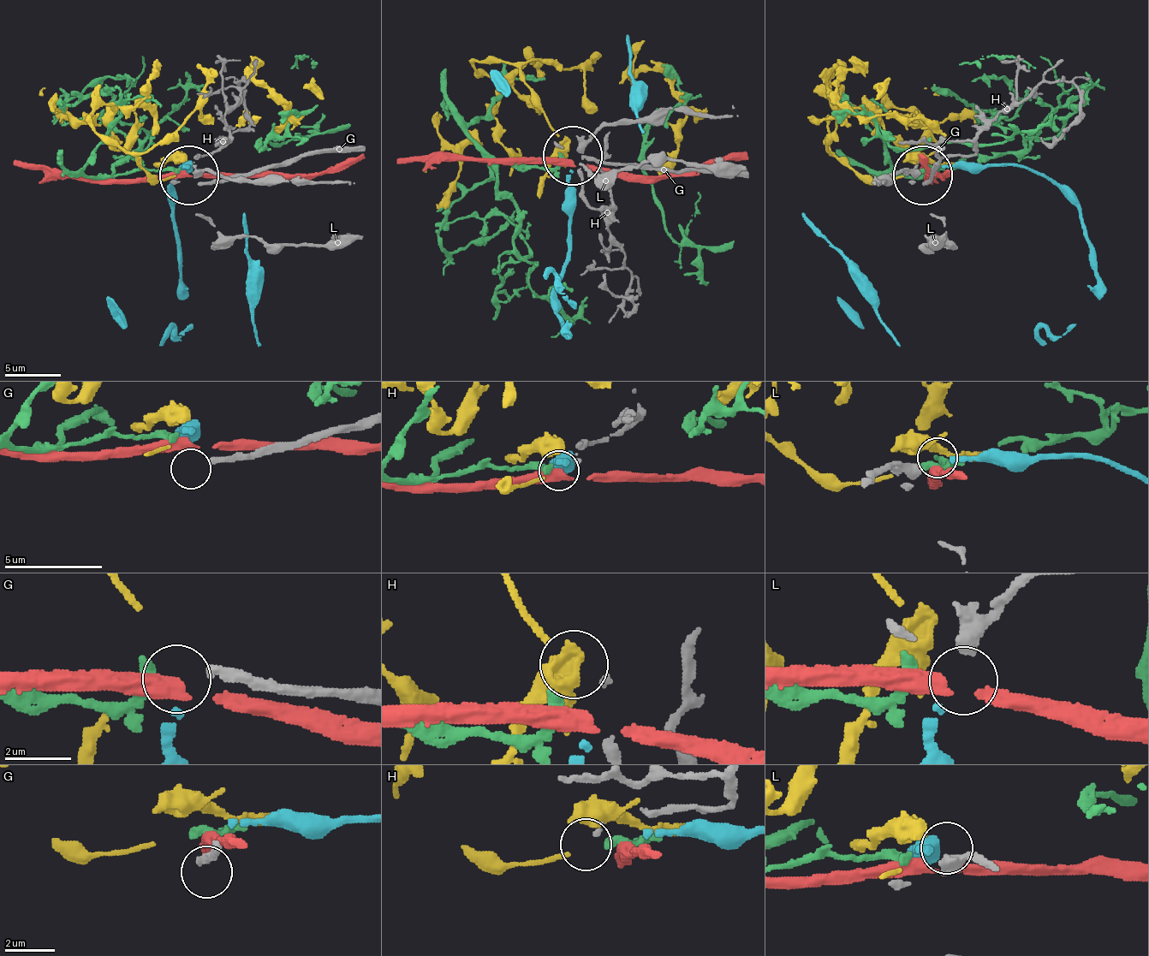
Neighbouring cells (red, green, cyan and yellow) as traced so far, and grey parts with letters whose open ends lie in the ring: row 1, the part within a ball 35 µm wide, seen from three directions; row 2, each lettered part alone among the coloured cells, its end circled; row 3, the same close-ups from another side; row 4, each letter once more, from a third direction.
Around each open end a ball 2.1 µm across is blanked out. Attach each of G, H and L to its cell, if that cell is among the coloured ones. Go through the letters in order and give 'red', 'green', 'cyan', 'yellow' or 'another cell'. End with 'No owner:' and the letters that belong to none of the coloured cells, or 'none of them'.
G: another cell
H: green
L: cyan
No owner: G

